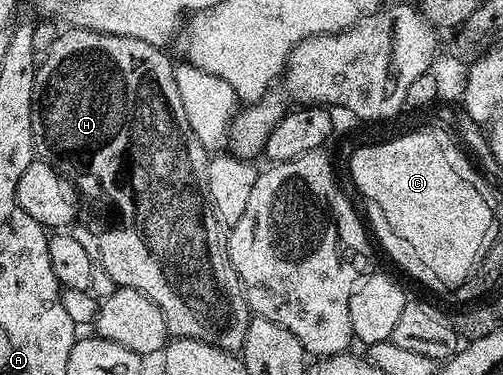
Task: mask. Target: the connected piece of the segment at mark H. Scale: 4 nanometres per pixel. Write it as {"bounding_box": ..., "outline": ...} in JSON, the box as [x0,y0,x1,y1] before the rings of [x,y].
{"bounding_box":[32,28,250,354],"outline":[[[65,28],[60,37],[54,39],[50,51],[43,54],[42,60],[36,67],[32,96],[32,126],[36,156],[39,160],[50,163],[58,172],[65,174],[75,185],[76,192],[81,198],[89,197],[92,201],[100,201],[105,197],[112,204],[112,209],[116,212],[116,222],[109,229],[99,230],[98,263],[104,268],[106,275],[110,275],[113,286],[142,291],[142,295],[146,295],[146,299],[153,301],[158,311],[162,311],[162,319],[166,319],[166,327],[173,338],[194,339],[210,343],[227,353],[239,354],[246,343],[250,310],[244,298],[244,288],[238,279],[238,271],[234,271],[234,263],[230,263],[228,258],[228,246],[222,236],[221,226],[212,213],[212,204],[208,202],[206,171],[210,153],[199,141],[193,128],[190,127],[189,120],[186,119],[175,82],[174,61],[171,61],[164,52],[161,46],[142,43],[142,39],[119,37],[89,29]]]}

